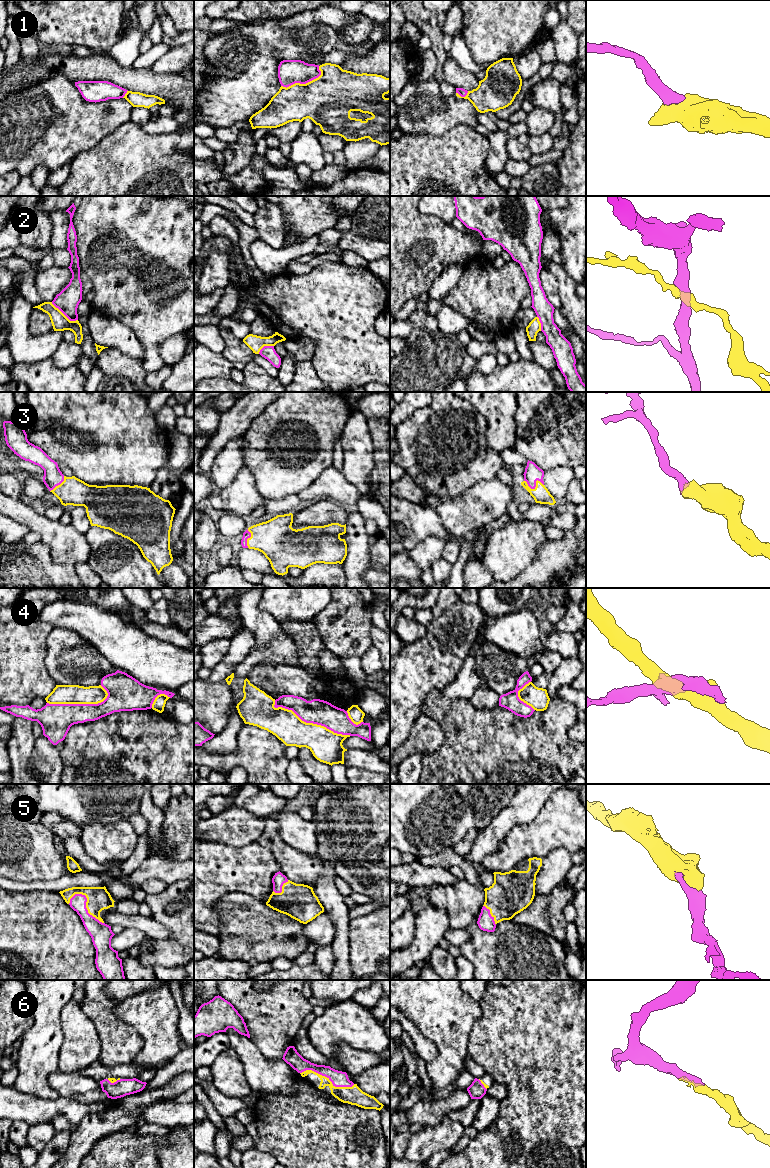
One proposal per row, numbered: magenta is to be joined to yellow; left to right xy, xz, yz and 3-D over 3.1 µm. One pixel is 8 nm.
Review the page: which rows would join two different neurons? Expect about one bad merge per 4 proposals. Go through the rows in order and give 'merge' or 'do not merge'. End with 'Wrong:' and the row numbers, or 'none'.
1: merge
2: do not merge
3: merge
4: do not merge
5: merge
6: merge
Wrong: 2, 4

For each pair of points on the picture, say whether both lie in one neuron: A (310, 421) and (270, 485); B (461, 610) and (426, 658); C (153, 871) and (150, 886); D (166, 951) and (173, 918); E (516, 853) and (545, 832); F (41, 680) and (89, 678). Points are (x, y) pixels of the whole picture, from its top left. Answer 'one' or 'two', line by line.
A: one
B: one
C: two
D: one
E: one
F: two

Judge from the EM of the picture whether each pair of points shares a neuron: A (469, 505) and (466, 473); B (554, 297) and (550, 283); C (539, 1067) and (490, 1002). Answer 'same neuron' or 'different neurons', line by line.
A: different neurons
B: same neuron
C: same neuron

